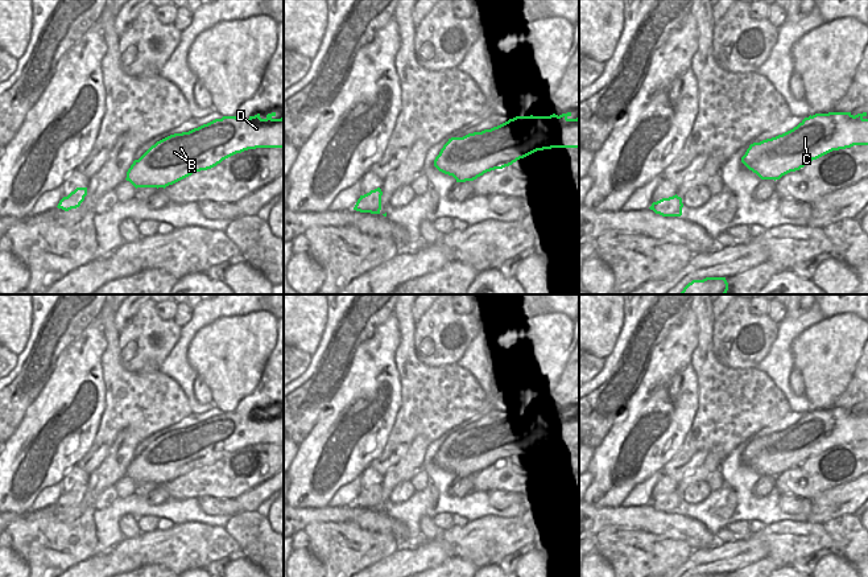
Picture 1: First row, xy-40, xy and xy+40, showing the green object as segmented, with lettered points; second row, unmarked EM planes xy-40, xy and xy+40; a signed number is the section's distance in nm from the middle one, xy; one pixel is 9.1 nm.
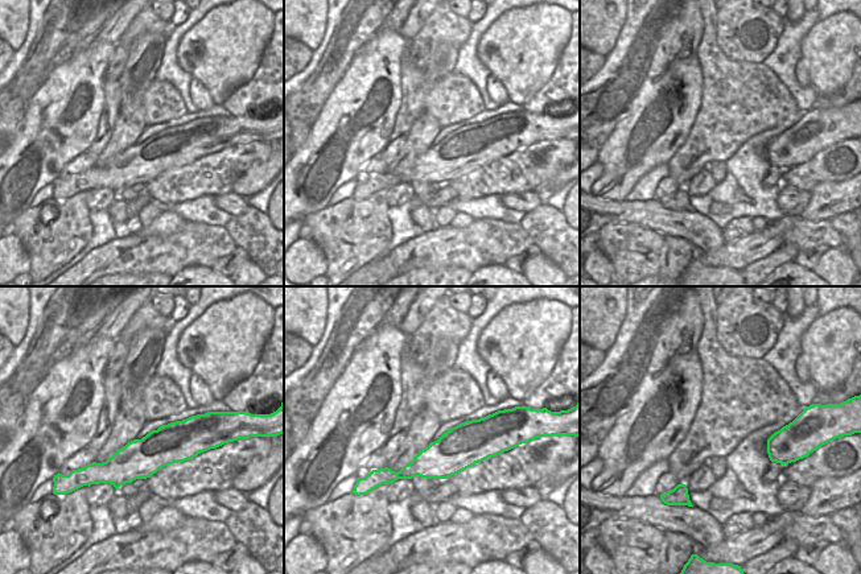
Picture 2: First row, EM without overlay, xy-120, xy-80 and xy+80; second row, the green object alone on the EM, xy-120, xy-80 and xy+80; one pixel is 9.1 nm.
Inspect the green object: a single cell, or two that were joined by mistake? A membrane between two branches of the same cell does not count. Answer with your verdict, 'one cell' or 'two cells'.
one cell

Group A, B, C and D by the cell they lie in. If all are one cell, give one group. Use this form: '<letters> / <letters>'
A B C D

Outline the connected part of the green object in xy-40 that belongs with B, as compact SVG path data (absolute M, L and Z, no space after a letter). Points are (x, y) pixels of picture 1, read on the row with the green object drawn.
M276 112L265 119L260 114L248 119L223 116L189 132L170 135L152 145L127 172L127 181L137 187L166 187L194 172L207 170L223 160L256 148L284 148L284 118L276 119Z

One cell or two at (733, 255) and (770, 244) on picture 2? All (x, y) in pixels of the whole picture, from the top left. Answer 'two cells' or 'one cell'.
one cell

